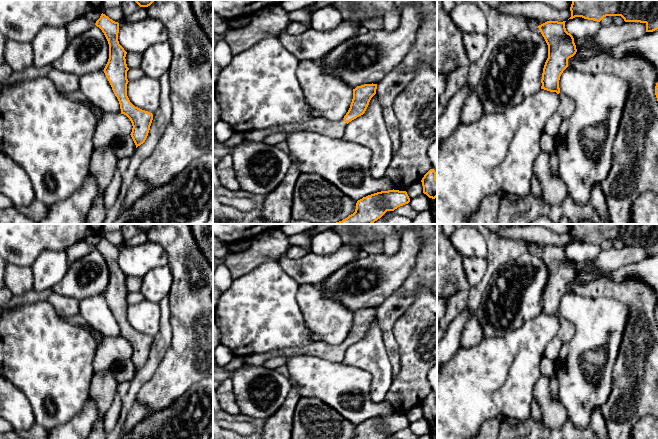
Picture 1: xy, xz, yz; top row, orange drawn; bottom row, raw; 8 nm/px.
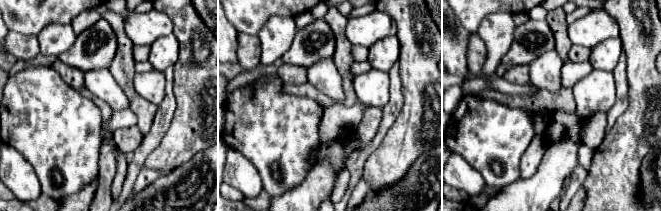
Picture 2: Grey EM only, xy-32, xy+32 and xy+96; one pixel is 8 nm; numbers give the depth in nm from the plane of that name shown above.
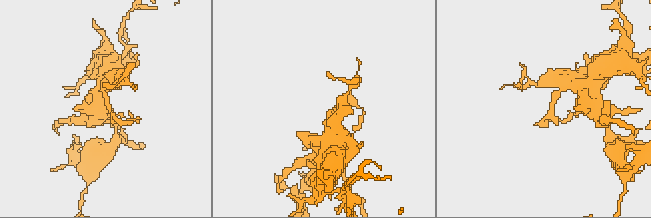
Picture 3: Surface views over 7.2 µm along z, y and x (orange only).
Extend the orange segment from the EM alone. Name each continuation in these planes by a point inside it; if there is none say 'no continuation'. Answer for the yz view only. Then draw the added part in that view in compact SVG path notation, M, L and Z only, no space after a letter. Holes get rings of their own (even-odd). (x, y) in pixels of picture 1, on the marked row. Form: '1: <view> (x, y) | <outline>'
1: yz (566, 106) | M561 90L559 93L559 105L556 114L563 119L572 115L575 109L575 102L572 98L565 95Z

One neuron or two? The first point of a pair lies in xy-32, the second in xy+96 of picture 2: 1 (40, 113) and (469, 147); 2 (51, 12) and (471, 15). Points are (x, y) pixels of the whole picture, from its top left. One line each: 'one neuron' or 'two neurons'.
1: one neuron
2: one neuron

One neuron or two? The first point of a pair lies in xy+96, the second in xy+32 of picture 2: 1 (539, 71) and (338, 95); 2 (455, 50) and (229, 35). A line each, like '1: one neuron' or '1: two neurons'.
1: one neuron
2: one neuron

